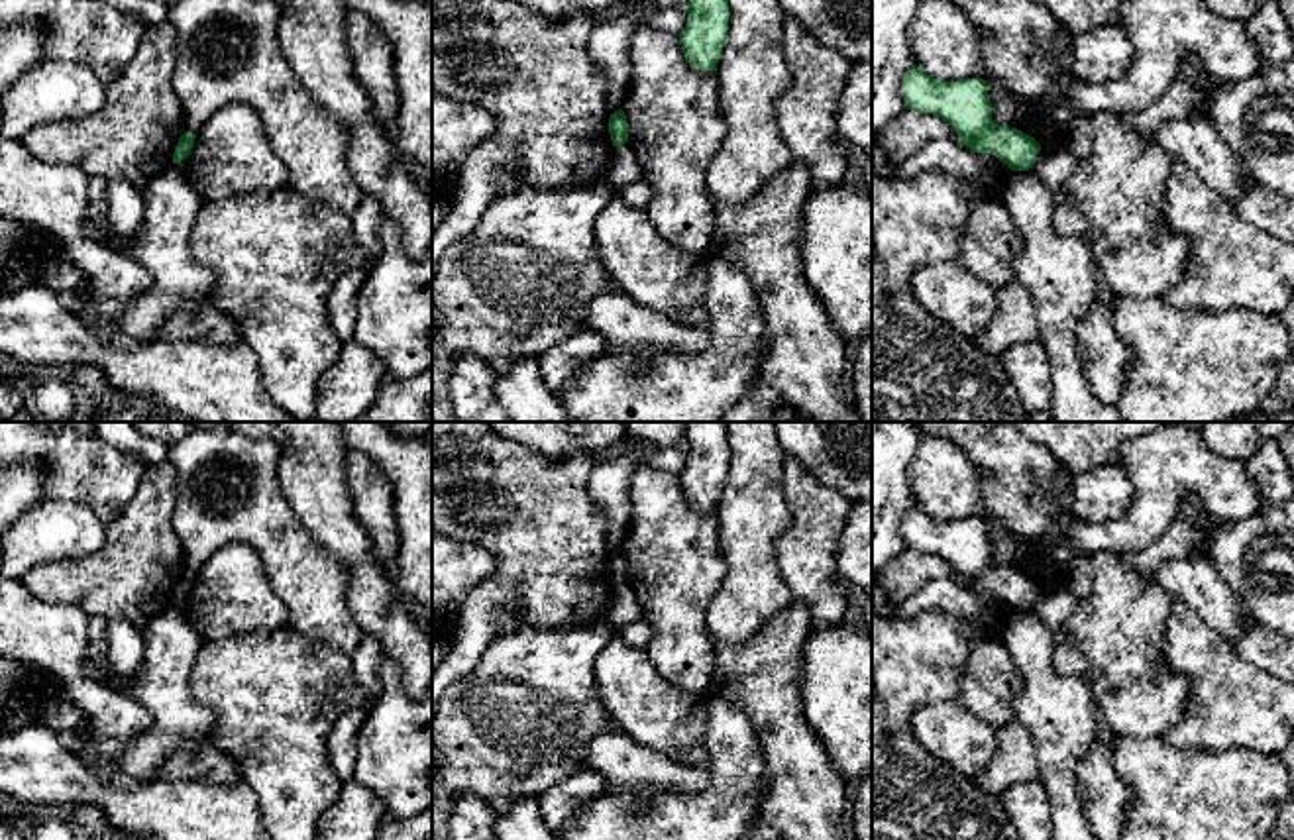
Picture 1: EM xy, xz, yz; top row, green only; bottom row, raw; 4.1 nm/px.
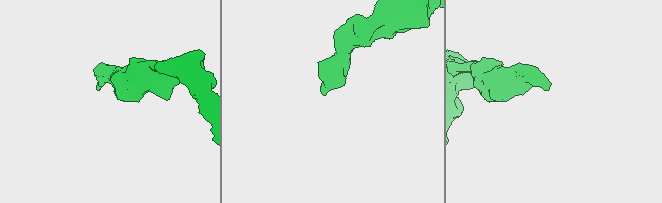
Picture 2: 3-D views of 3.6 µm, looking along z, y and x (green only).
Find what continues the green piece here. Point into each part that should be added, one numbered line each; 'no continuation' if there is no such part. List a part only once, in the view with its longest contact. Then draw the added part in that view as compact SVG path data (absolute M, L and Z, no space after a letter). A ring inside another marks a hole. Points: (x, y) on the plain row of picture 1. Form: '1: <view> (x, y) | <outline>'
no continuation

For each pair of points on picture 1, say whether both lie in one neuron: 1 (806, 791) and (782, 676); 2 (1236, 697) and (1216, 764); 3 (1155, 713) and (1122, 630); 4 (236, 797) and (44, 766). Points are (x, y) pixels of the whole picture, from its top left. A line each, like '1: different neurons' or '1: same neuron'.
1: same neuron
2: different neurons
3: same neuron
4: same neuron

